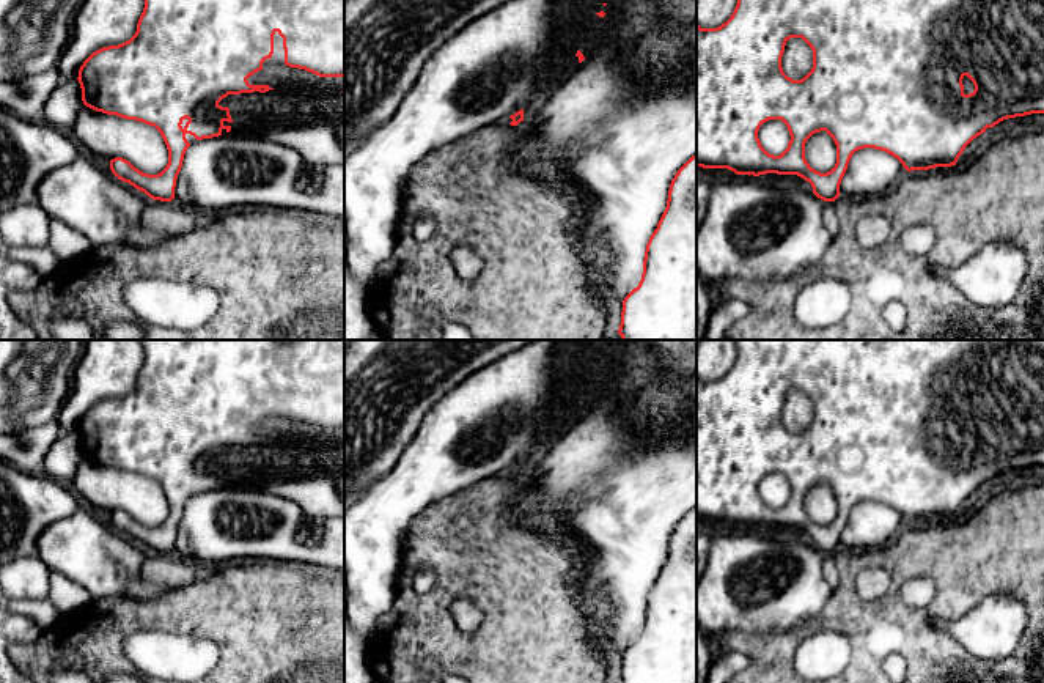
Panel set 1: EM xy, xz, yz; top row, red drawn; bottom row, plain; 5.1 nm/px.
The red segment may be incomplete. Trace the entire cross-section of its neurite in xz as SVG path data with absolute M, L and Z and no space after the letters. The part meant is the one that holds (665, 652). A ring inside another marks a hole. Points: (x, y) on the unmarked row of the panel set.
M697 507L671 532L667 560L646 596L641 633L623 653L618 683L697 683Z

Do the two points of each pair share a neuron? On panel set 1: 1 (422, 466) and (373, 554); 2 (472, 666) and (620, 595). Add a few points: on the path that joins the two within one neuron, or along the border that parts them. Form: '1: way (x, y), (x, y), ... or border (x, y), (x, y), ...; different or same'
1: way (408, 488), (373, 524), (373, 532); same
2: border (579, 575), (580, 606), (601, 644); different

